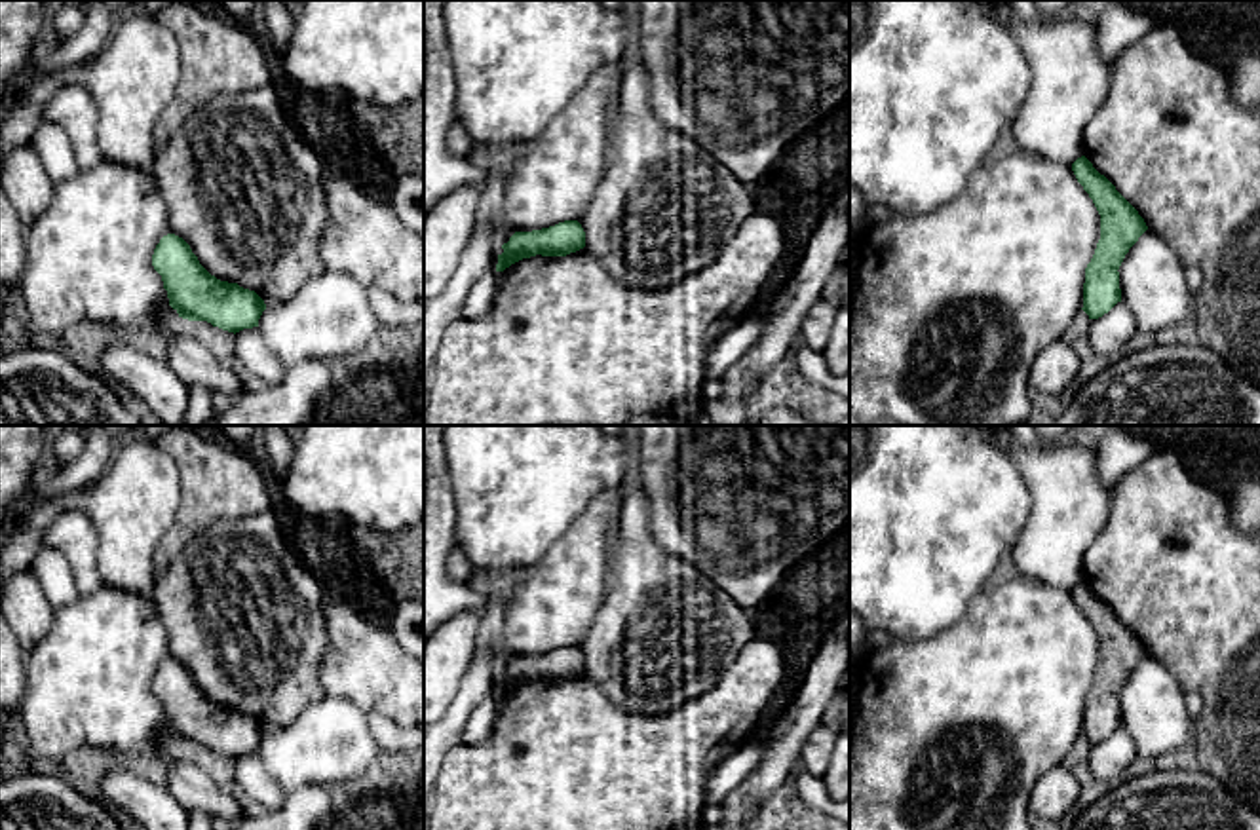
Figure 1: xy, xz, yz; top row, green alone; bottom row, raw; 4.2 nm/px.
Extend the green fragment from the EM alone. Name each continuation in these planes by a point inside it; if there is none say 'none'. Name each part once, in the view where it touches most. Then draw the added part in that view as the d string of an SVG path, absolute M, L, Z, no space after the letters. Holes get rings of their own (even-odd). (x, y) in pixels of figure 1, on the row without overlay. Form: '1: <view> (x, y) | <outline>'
none

